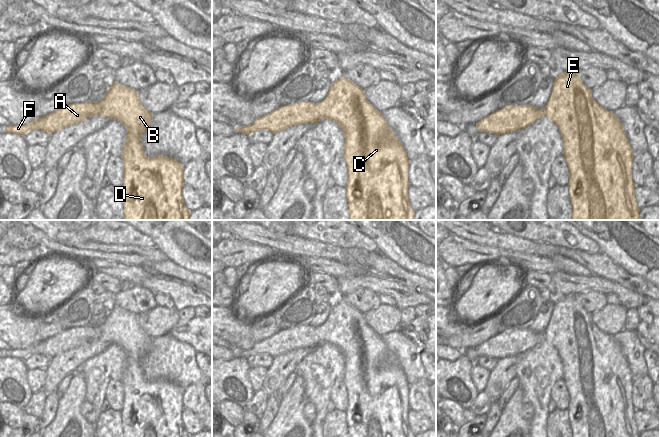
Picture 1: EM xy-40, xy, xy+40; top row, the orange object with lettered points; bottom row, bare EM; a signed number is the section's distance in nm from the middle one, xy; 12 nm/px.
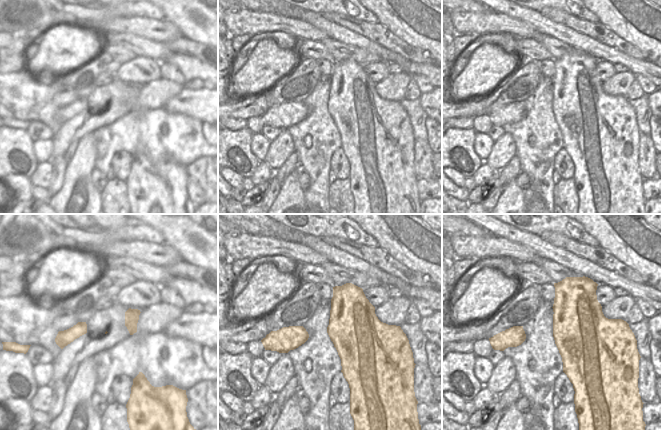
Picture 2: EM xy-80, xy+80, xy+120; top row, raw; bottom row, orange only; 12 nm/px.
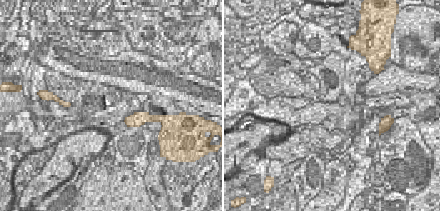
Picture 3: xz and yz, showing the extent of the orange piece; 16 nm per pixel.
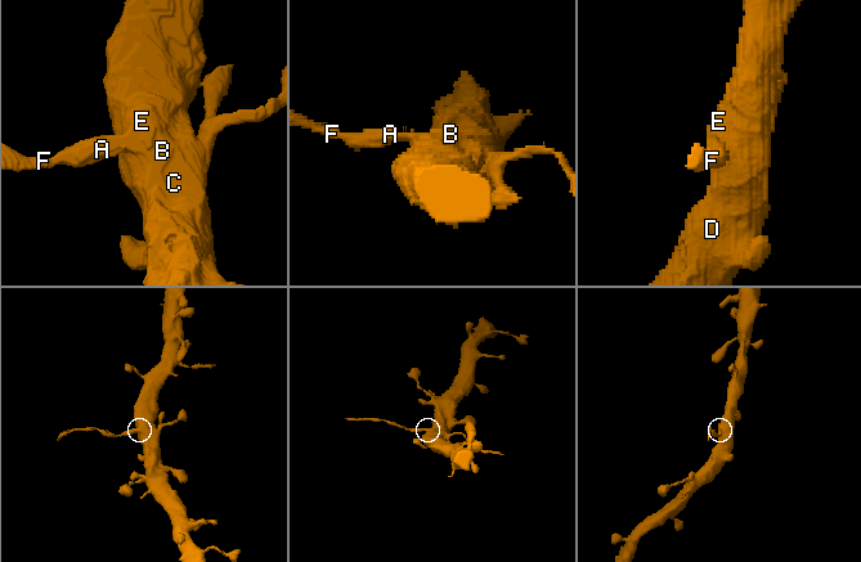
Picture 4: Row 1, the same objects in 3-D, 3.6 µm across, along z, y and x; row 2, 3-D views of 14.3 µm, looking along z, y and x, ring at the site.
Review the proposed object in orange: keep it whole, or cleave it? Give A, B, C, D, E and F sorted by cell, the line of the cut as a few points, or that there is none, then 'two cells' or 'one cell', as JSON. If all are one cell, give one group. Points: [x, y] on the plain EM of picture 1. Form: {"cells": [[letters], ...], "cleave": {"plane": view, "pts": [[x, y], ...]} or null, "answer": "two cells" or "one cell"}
{"cells": [["A", "F"], ["B", "C", "D", "E"]], "cleave": {"plane": "xy", "pts": [[321, 325], [325, 341]]}, "answer": "two cells"}

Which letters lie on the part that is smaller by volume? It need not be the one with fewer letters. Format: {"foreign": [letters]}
{"foreign": ["A", "F"]}

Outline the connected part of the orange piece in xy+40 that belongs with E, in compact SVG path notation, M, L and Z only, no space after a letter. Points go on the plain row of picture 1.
M578 295L556 301L546 340L557 349L563 364L572 437L639 437L632 404L633 376L621 345L596 327Z

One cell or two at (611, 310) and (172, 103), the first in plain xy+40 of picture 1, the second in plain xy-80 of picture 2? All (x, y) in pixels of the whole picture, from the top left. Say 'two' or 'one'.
two

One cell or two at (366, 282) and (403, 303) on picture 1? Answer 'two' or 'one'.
one

